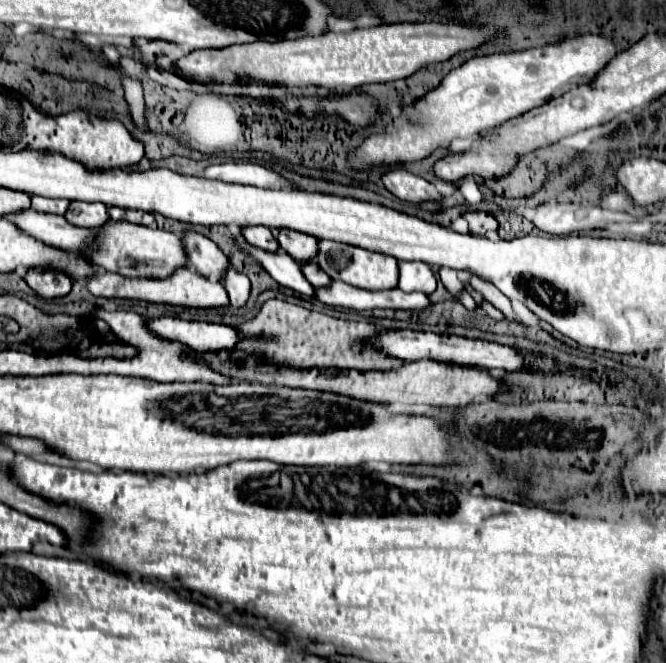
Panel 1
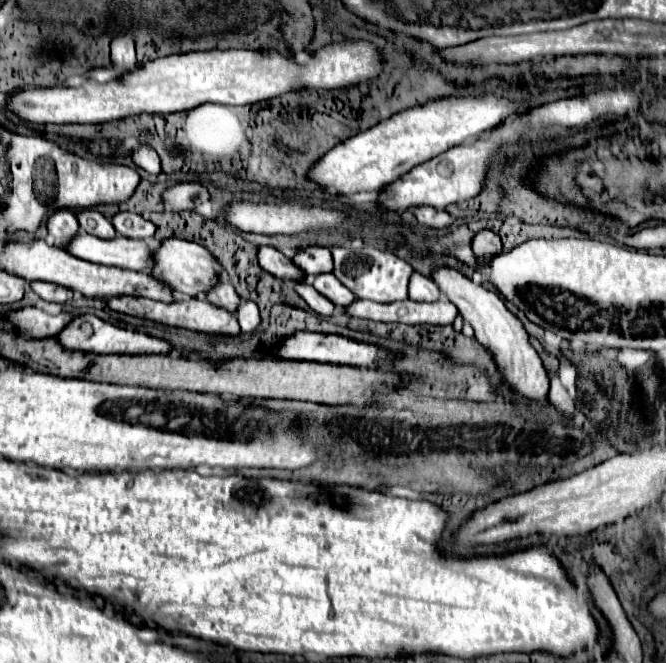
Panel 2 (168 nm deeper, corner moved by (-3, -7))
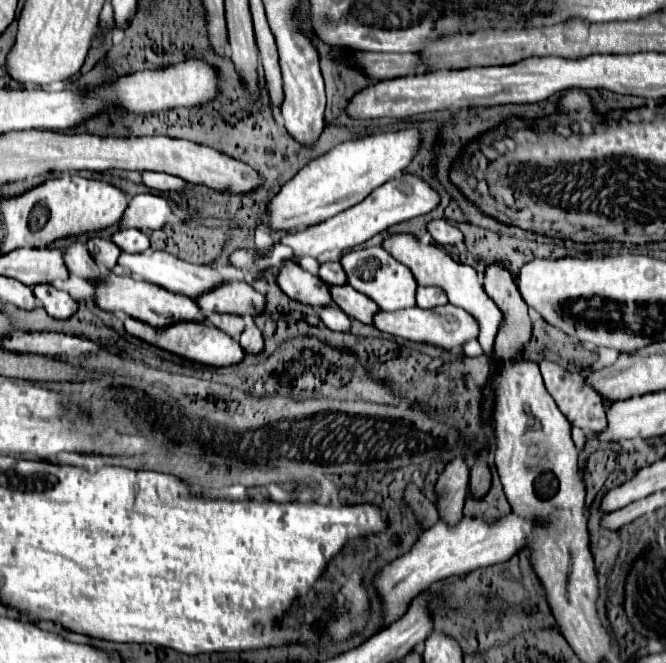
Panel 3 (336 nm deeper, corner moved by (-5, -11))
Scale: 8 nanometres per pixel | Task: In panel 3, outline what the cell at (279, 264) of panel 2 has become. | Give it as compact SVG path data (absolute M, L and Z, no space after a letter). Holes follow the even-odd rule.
M289 261L283 263L277 283L291 299L299 303L305 303L317 309L333 303L333 299L329 299L329 285L325 281L321 281L319 277L303 271L299 265L293 265Z

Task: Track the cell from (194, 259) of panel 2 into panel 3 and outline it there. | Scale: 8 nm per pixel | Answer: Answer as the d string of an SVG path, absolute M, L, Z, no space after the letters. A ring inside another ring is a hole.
M227 281L221 287L201 295L197 305L209 313L257 317L265 309L265 297L245 281Z

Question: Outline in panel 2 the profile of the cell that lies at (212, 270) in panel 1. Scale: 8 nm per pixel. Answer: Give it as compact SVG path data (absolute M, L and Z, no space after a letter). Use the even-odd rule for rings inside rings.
M223 269L219 271L217 283L205 293L205 297L207 297L207 301L215 303L217 307L225 307L227 311L233 311L233 313L237 311L237 307L239 307L239 303L241 303L239 295L235 295L235 289L233 289L231 283L227 281L227 275L225 275Z

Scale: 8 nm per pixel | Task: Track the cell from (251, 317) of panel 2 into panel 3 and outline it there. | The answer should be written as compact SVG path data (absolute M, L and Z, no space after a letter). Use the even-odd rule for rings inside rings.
M249 325L249 327L241 333L239 341L241 341L241 347L243 347L245 353L257 355L257 353L263 351L263 335L261 335L261 331L259 331L255 325Z

